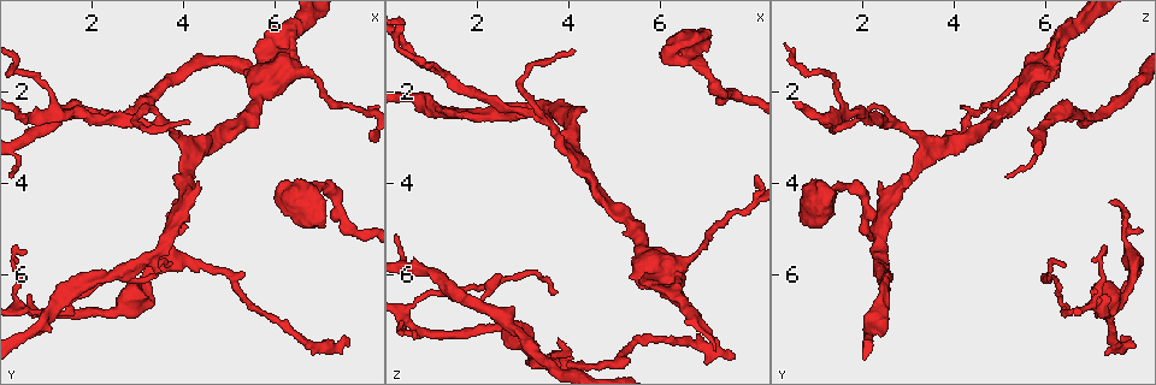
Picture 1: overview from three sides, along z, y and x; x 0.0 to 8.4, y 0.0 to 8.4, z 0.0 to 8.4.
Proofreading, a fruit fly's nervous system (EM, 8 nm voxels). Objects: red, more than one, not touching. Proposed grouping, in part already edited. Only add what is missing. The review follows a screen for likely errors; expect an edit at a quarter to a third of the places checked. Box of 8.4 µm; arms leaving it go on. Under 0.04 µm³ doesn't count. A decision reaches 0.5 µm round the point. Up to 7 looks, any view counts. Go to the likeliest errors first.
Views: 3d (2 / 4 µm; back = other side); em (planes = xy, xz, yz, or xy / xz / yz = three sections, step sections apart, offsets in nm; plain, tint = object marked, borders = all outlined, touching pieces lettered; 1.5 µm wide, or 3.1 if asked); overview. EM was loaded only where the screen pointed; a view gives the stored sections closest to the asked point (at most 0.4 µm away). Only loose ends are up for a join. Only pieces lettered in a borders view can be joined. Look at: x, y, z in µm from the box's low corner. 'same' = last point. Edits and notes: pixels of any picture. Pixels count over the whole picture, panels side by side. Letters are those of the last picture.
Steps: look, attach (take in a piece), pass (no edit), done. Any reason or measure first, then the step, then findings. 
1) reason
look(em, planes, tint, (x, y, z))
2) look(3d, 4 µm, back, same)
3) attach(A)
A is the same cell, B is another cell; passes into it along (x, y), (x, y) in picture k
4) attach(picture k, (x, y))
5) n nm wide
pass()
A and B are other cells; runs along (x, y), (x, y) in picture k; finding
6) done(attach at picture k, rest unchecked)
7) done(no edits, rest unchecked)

free end
look(em, yz, step 8, borders, (7.65, 7.45, 7.80))

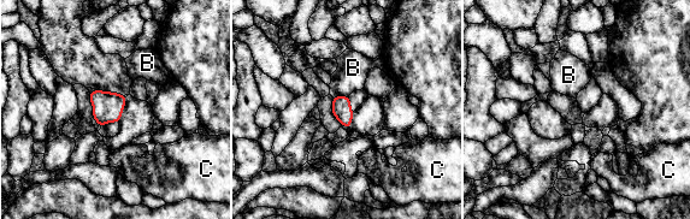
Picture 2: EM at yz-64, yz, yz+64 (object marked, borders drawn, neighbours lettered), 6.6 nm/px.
look(em, planes, borders, same)

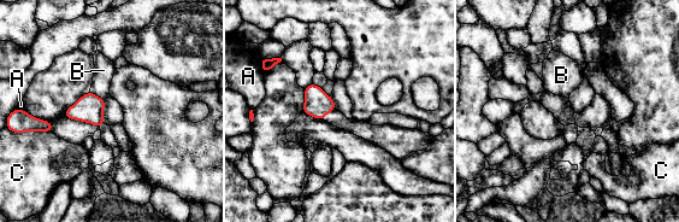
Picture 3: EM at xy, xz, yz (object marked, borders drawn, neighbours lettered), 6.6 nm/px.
180 nm wide
pass()
A, B and C are other cells; border along (89, 91), (104, 99) in picture 3; no lettered piece goes on from it

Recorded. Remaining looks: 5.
free end
look(em, xy, step 8, borders, (2.45, 2.60, 5.95))

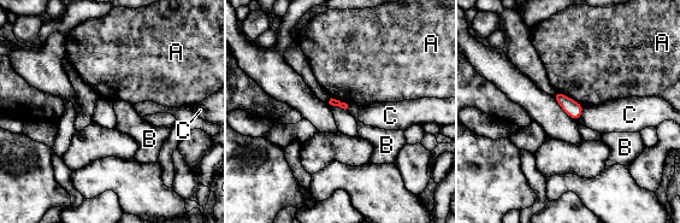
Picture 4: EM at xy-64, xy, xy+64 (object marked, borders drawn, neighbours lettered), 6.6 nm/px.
A touches over 200 nm
pass()
A, B and C are other cells; no lettered piece goes on from it

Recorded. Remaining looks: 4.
free end
look(3d, 2 µm, (3.80, 4.40, 7.45))

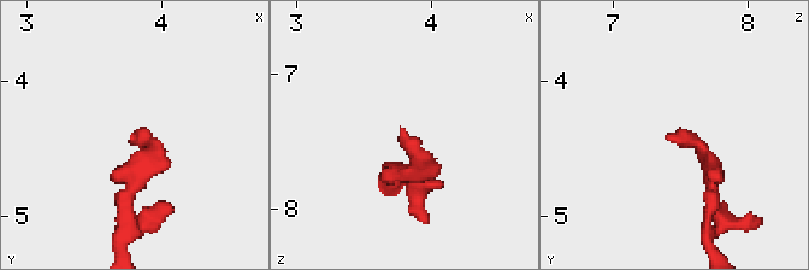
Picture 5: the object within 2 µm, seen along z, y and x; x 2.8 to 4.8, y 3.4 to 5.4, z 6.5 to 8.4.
look(em, yz, step 4, borders, (3.76, 4.40, 7.42))

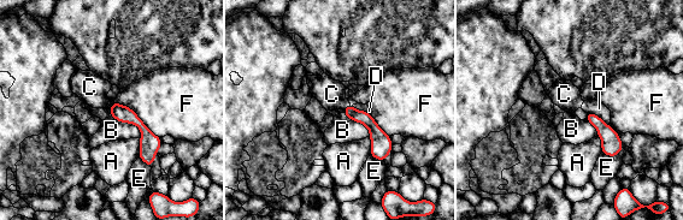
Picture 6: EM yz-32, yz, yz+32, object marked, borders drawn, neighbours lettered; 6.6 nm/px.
look(em, planes, borders, same)

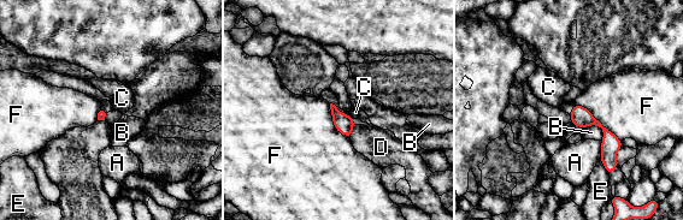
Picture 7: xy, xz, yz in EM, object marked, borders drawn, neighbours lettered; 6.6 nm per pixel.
pass()
A, B, C, D, E and F are other cells; border along (575, 102), (586, 107), (620, 141) in picture 7; no lettered piece goes on from it

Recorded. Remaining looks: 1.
done(no edits, rest unchecked)

